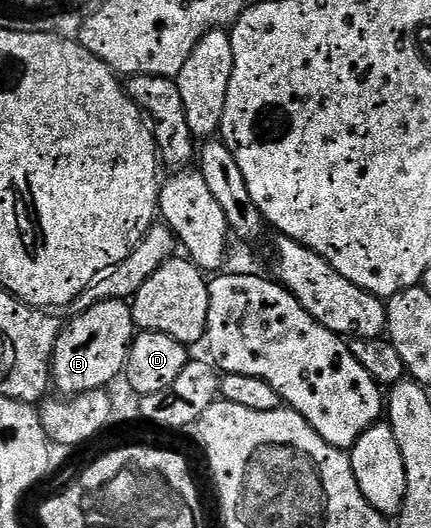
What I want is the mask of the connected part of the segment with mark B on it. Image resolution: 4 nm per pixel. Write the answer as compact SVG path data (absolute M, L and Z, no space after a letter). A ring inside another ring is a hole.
M101 300L90 308L81 309L78 317L70 325L63 327L54 344L54 358L52 361L52 384L59 388L63 397L79 396L97 388L106 388L113 380L119 379L126 371L126 359L136 335L134 310L124 300Z

